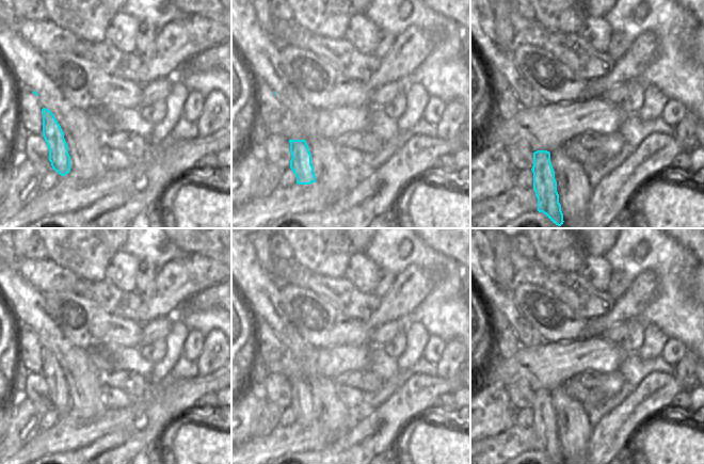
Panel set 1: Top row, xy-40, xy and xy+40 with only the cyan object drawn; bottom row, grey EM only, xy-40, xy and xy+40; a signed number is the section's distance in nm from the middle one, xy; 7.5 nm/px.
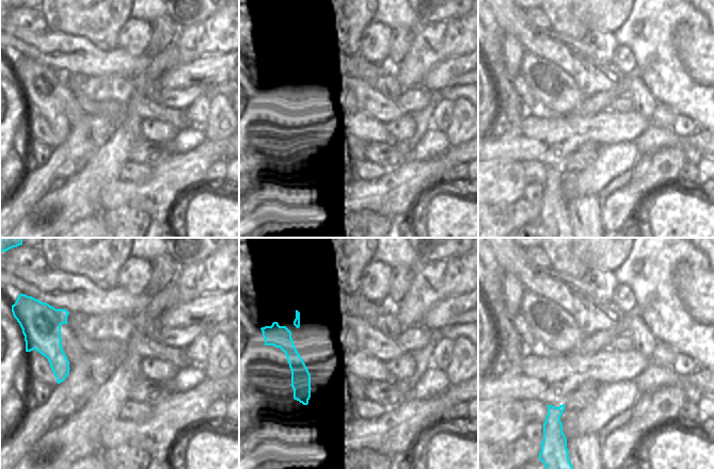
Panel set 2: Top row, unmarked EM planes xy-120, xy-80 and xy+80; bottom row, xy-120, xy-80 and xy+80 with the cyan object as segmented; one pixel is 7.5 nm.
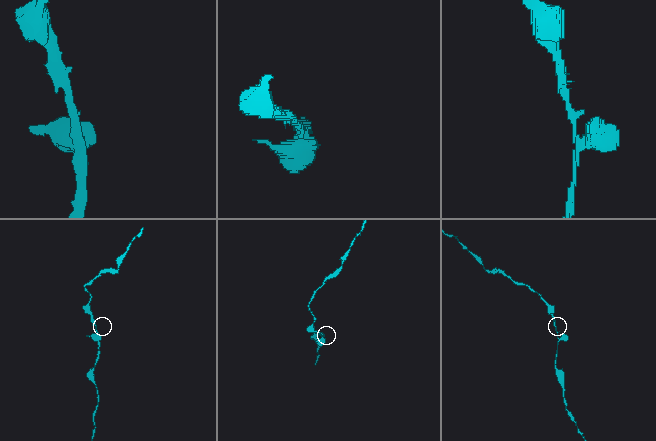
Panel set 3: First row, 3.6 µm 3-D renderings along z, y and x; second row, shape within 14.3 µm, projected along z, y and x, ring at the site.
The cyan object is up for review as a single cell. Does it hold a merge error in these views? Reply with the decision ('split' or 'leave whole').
leave whole

